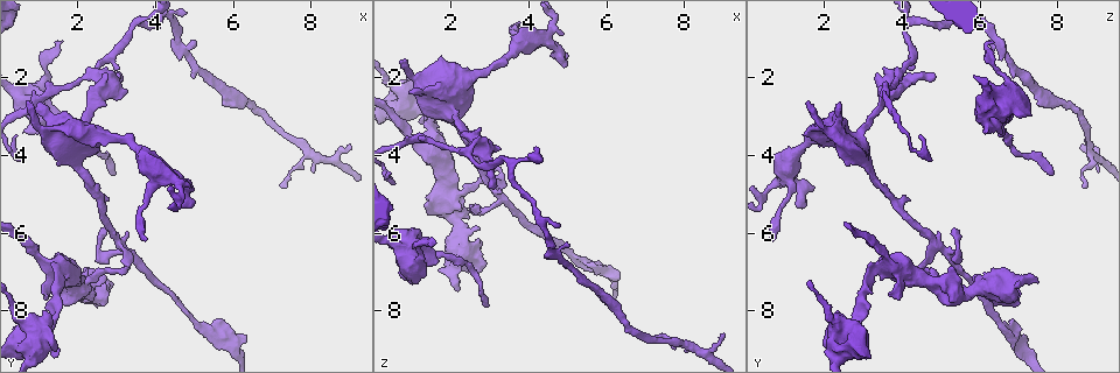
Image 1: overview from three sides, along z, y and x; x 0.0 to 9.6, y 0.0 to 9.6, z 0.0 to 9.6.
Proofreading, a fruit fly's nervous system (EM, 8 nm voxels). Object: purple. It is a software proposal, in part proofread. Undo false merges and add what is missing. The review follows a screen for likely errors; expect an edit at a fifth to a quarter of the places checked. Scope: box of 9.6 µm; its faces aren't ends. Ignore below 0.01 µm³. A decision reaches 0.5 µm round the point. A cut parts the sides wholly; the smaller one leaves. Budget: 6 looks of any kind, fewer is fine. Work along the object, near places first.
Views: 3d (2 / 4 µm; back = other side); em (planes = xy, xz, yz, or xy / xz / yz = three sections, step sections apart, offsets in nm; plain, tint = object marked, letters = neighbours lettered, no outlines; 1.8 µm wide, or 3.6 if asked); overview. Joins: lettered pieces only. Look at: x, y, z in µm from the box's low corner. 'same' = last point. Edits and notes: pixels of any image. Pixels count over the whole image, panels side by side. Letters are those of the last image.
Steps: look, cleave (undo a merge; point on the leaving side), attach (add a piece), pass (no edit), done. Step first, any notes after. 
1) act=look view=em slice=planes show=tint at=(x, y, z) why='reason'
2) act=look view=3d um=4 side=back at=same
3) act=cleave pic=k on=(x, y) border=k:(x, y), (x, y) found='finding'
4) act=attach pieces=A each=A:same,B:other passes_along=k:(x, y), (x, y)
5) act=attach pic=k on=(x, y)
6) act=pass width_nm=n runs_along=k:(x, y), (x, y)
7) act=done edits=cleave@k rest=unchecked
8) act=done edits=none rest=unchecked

act=look view=em slice=yz step=4 show=tint at=(2.70, 2.35, 3.75) why='thick turns thin'

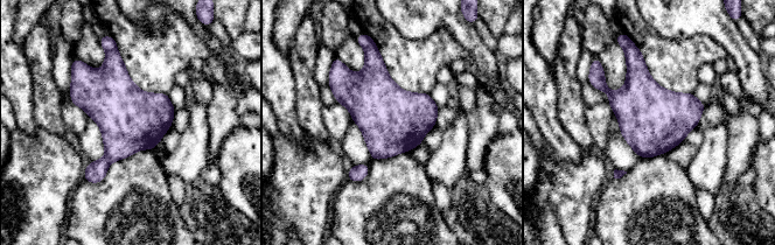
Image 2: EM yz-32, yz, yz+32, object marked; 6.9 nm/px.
act=look view=em slice=planes show=letters at=same why='cut it another way'

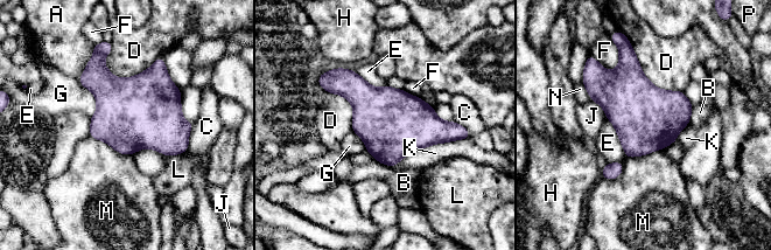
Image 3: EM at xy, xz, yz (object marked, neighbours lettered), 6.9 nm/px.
act=cleave pic=3 on=(105, 47) each=A:other,B:other,C:other,D:other,E:other,F:other,G:other,H:other,J:other,K:other,L:other,M:other,N:other,P:other border=3:(93, 54), (105, 55) found='two neurons meet here'

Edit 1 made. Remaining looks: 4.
act=look view=overview

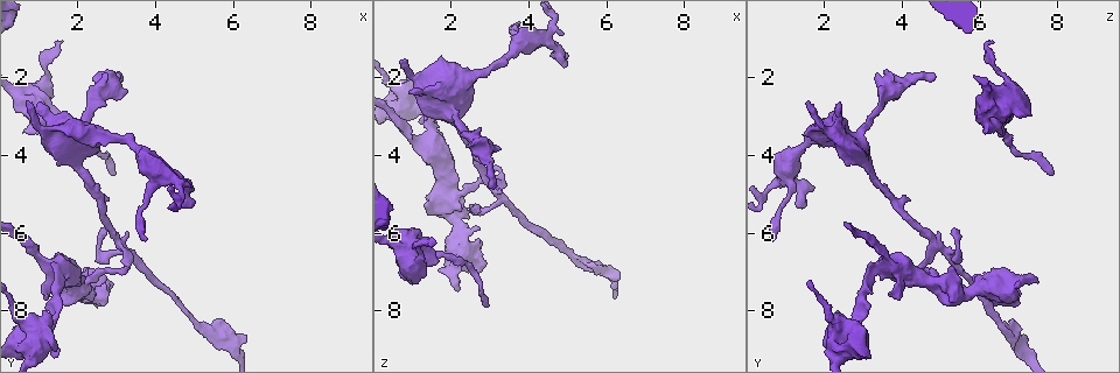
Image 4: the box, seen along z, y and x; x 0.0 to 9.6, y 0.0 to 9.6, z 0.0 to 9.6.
act=look view=3d um=4 side=back at=(0.75, 2.65, 1.55) why='an open end'

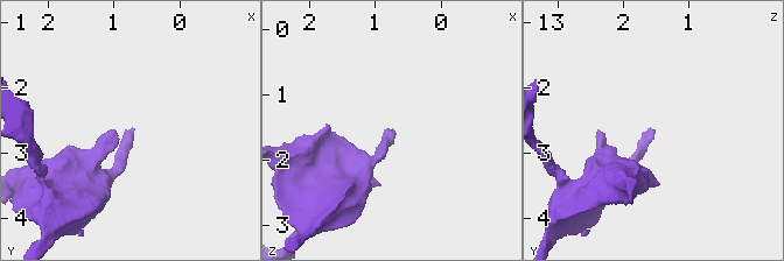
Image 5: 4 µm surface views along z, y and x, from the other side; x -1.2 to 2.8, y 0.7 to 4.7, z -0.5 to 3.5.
act=look view=em slice=planes show=letters at=(0.75, 2.60, 1.55)

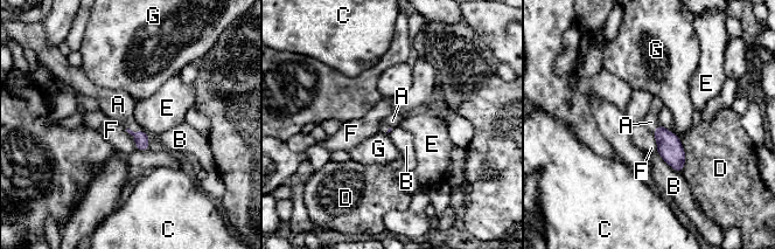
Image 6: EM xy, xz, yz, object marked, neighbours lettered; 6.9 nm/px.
act=attach pieces=A longest_contact=D:240nm each=A:same,B:other,C:other,D:other,E:other,F:other,G:other passes_along=6:(142, 144), (135, 132), (118, 104) found='the neuron continues'

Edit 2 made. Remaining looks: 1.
act=done edits=cleave@3,attach@6 rest=unchecked

